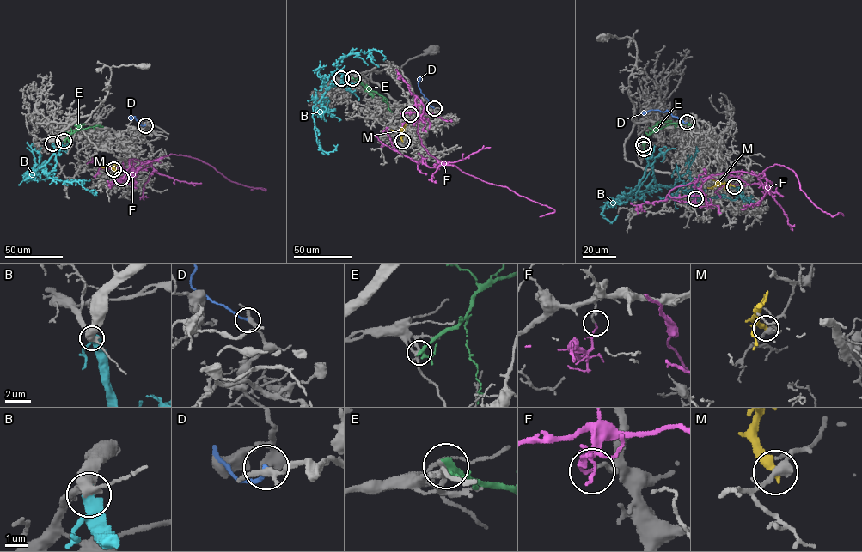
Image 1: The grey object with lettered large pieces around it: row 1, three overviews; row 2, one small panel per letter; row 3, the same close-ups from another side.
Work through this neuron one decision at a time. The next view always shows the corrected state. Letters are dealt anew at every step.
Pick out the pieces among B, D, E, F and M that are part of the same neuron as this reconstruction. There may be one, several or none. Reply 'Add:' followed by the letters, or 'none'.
Add: B

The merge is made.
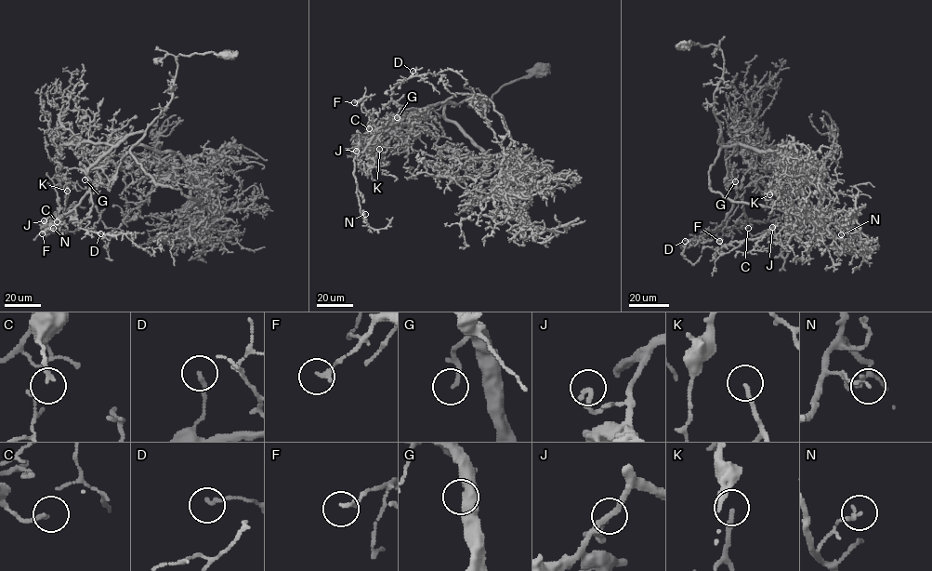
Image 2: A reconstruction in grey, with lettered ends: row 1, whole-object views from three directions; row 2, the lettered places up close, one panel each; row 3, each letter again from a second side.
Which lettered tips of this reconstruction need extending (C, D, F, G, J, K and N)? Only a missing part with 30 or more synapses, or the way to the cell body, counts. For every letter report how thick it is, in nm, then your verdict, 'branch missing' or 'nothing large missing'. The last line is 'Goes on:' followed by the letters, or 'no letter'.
C: calibre 160 nm; nothing large missing
D: calibre 160 nm; nothing large missing
F: calibre 180 nm; nothing large missing
G: calibre 160 nm; branch missing
J: calibre 200 nm; nothing large missing
K: calibre 170 nm; nothing large missing
N: calibre 160 nm; nothing large missing
Goes on: G

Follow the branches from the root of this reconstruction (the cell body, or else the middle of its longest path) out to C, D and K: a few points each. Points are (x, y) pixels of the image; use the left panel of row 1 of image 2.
C: (229, 54), (179, 54), (168, 105), (144, 131), (129, 133), (88, 169), (89, 191), (57, 221)
D: (229, 54), (179, 54), (168, 105), (144, 131), (129, 133), (88, 169), (92, 206), (80, 227), (100, 233)
K: (229, 54), (179, 54), (168, 105), (144, 131), (129, 133), (86, 174), (70, 168), (67, 191)

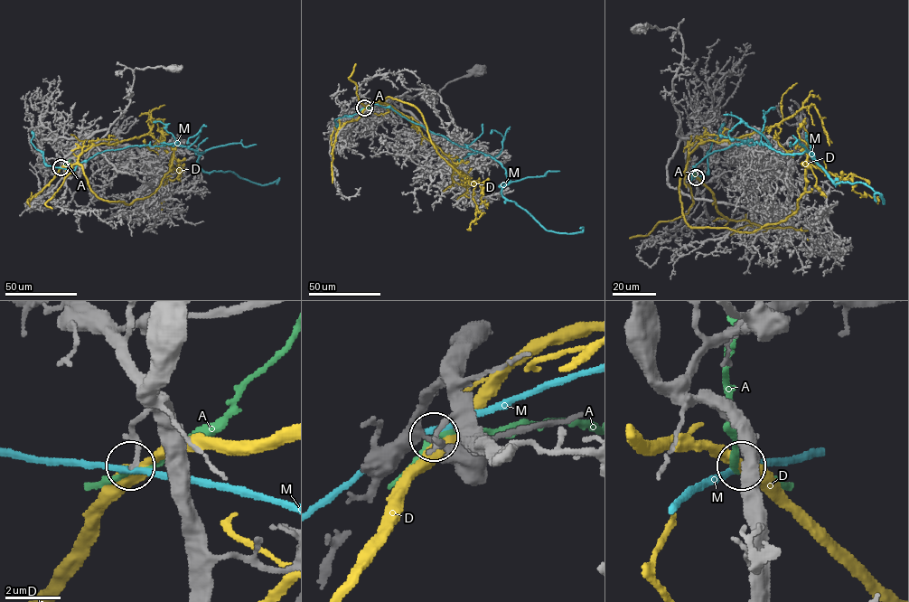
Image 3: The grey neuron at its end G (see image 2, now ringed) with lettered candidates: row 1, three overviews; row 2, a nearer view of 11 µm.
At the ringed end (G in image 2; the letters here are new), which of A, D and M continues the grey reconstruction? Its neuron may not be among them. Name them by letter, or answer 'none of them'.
none of them

